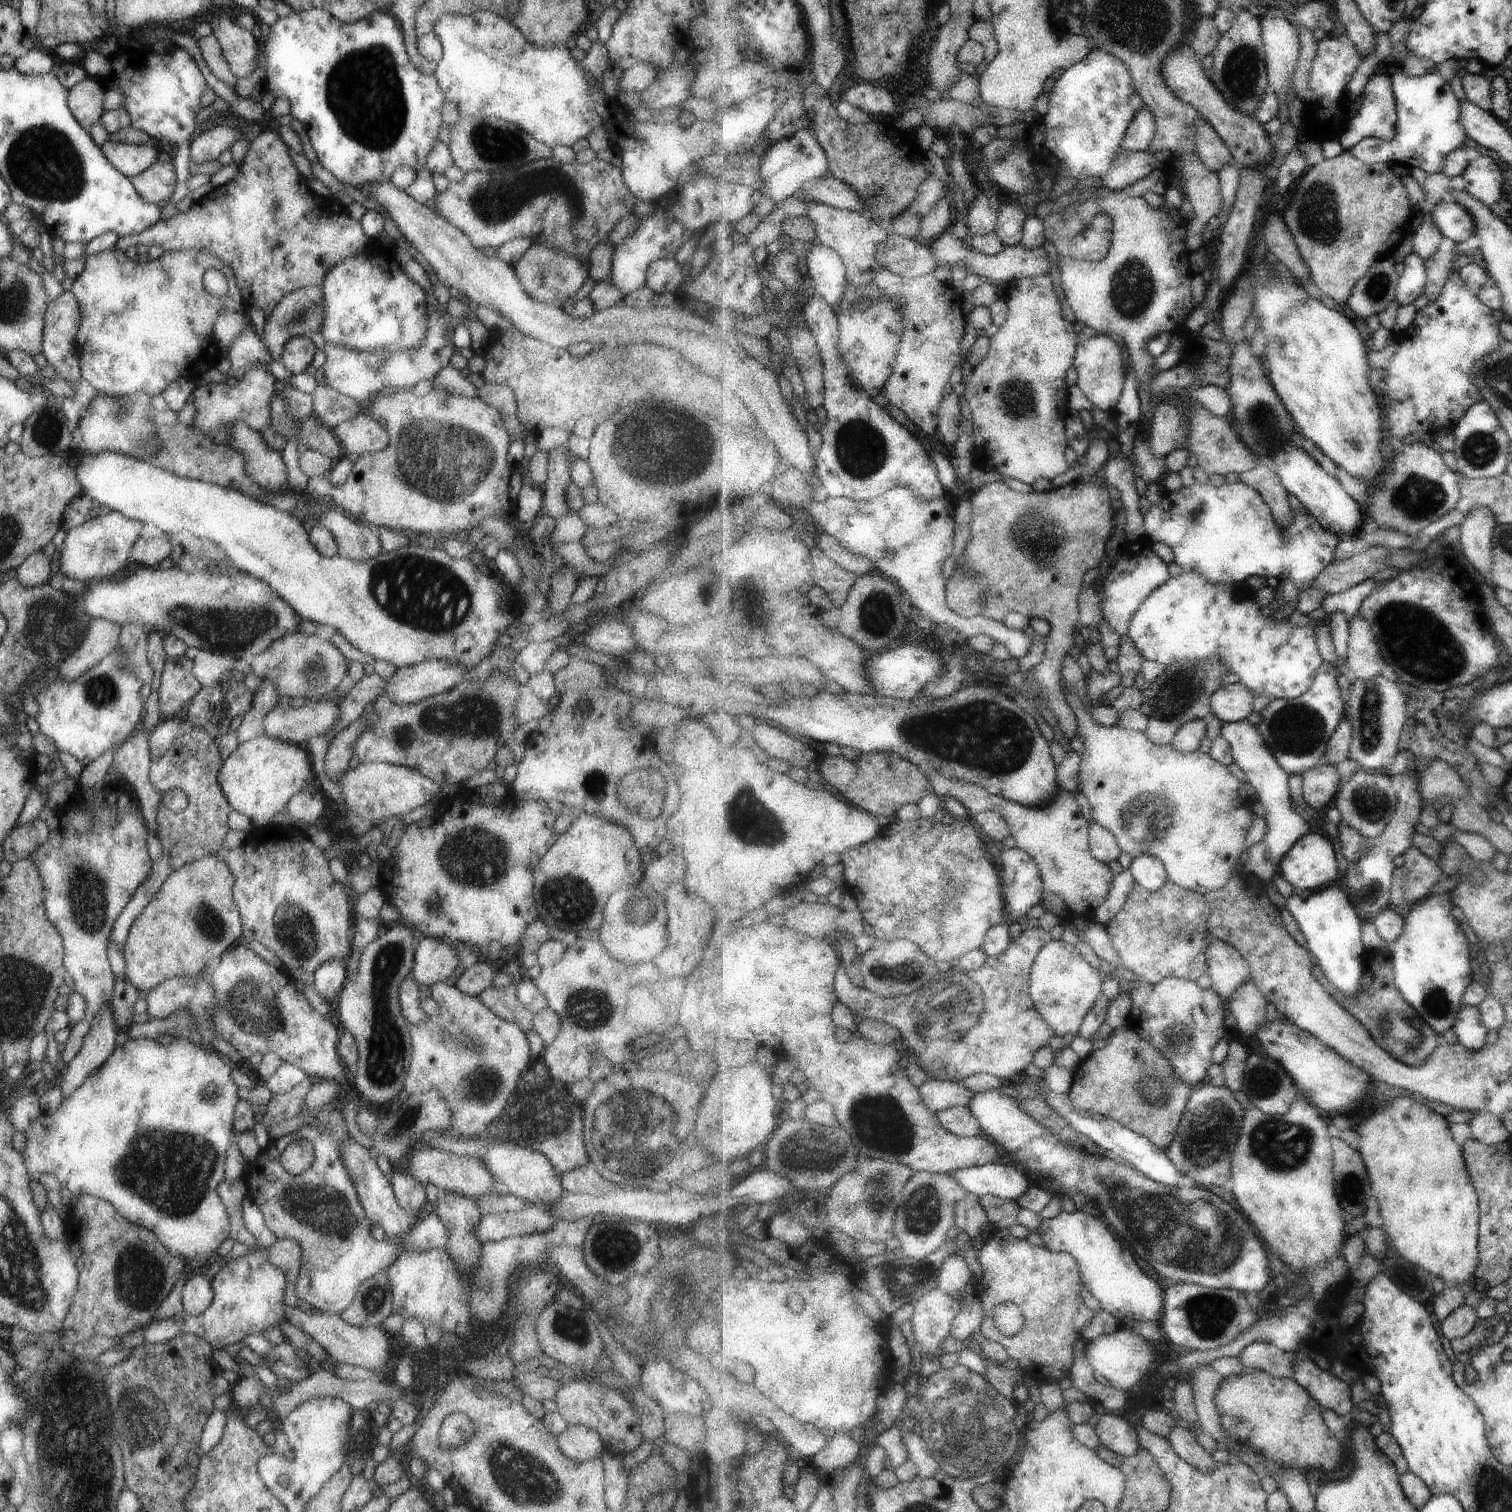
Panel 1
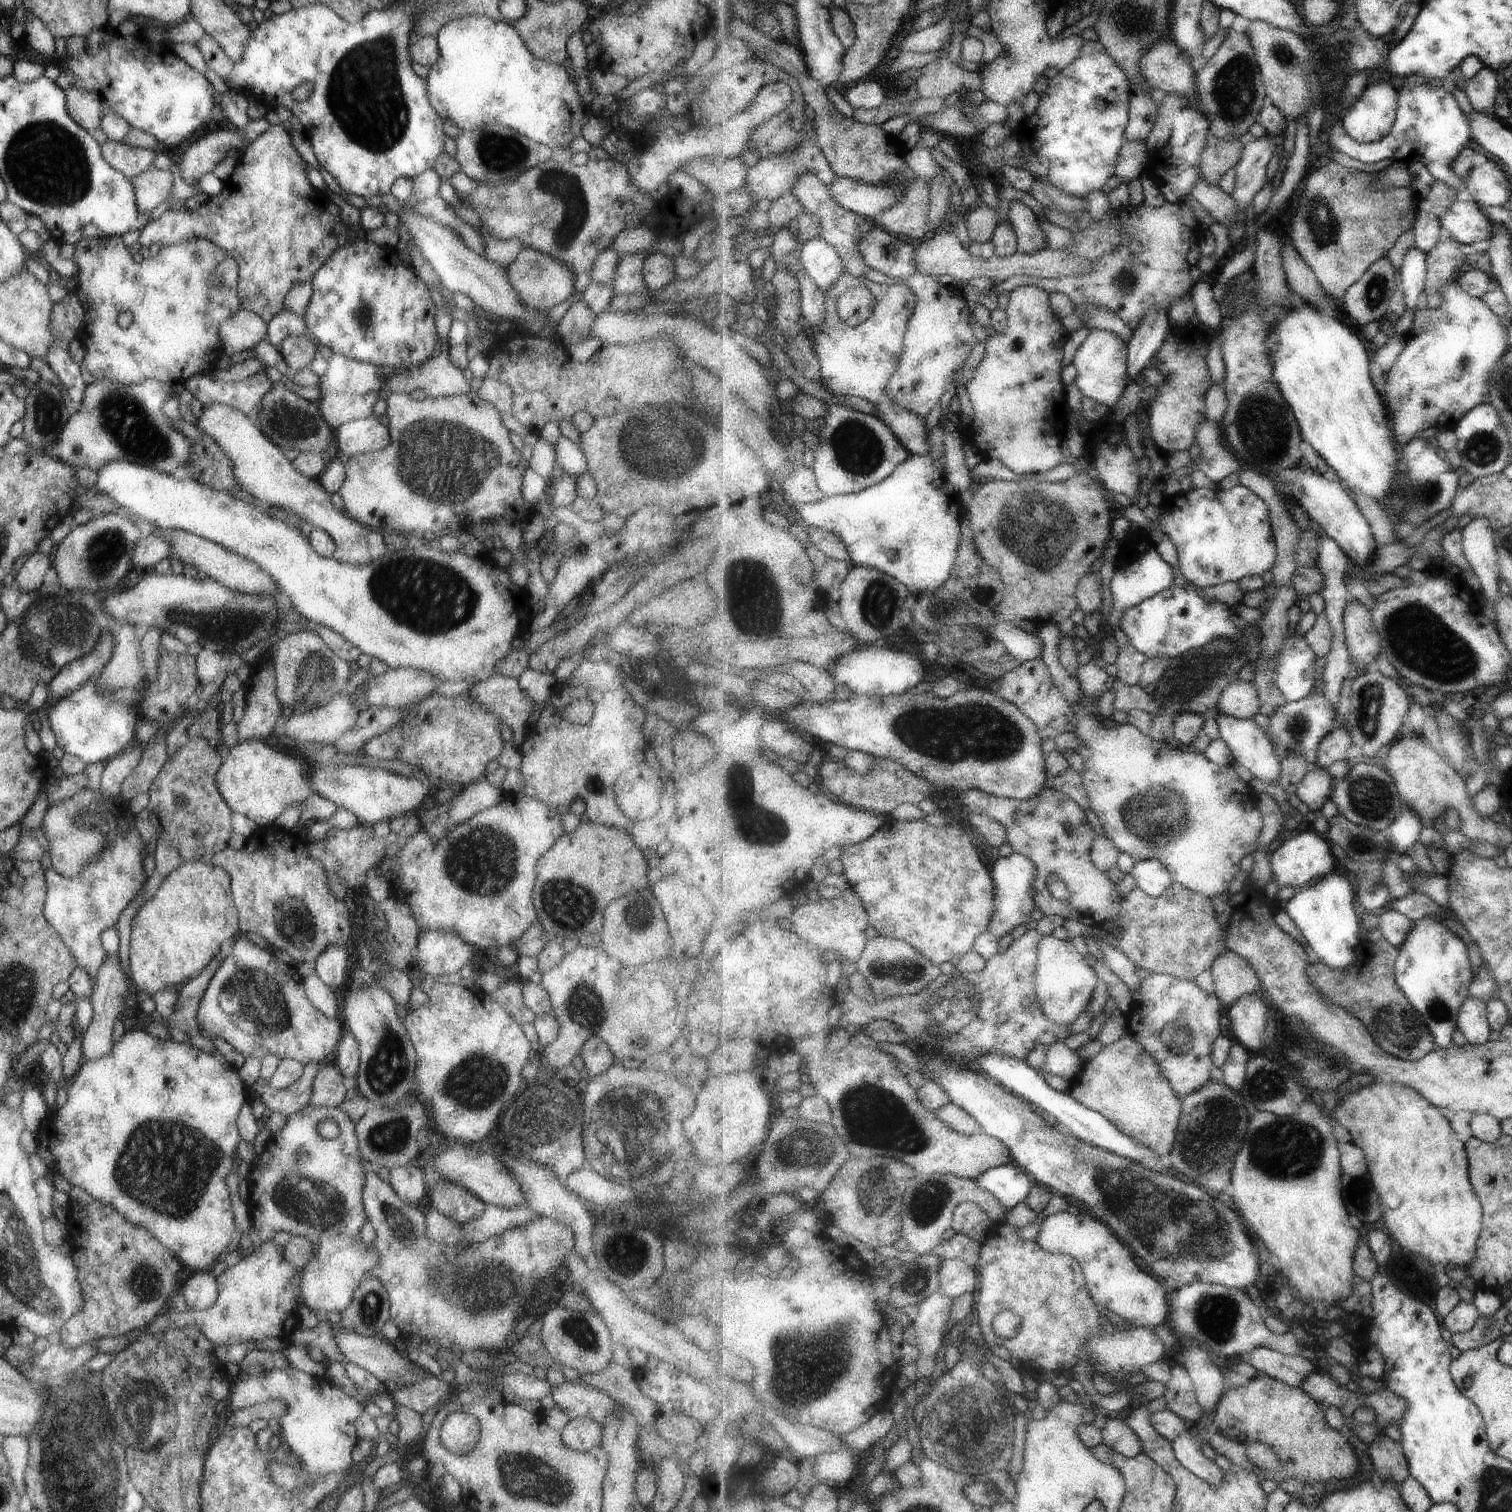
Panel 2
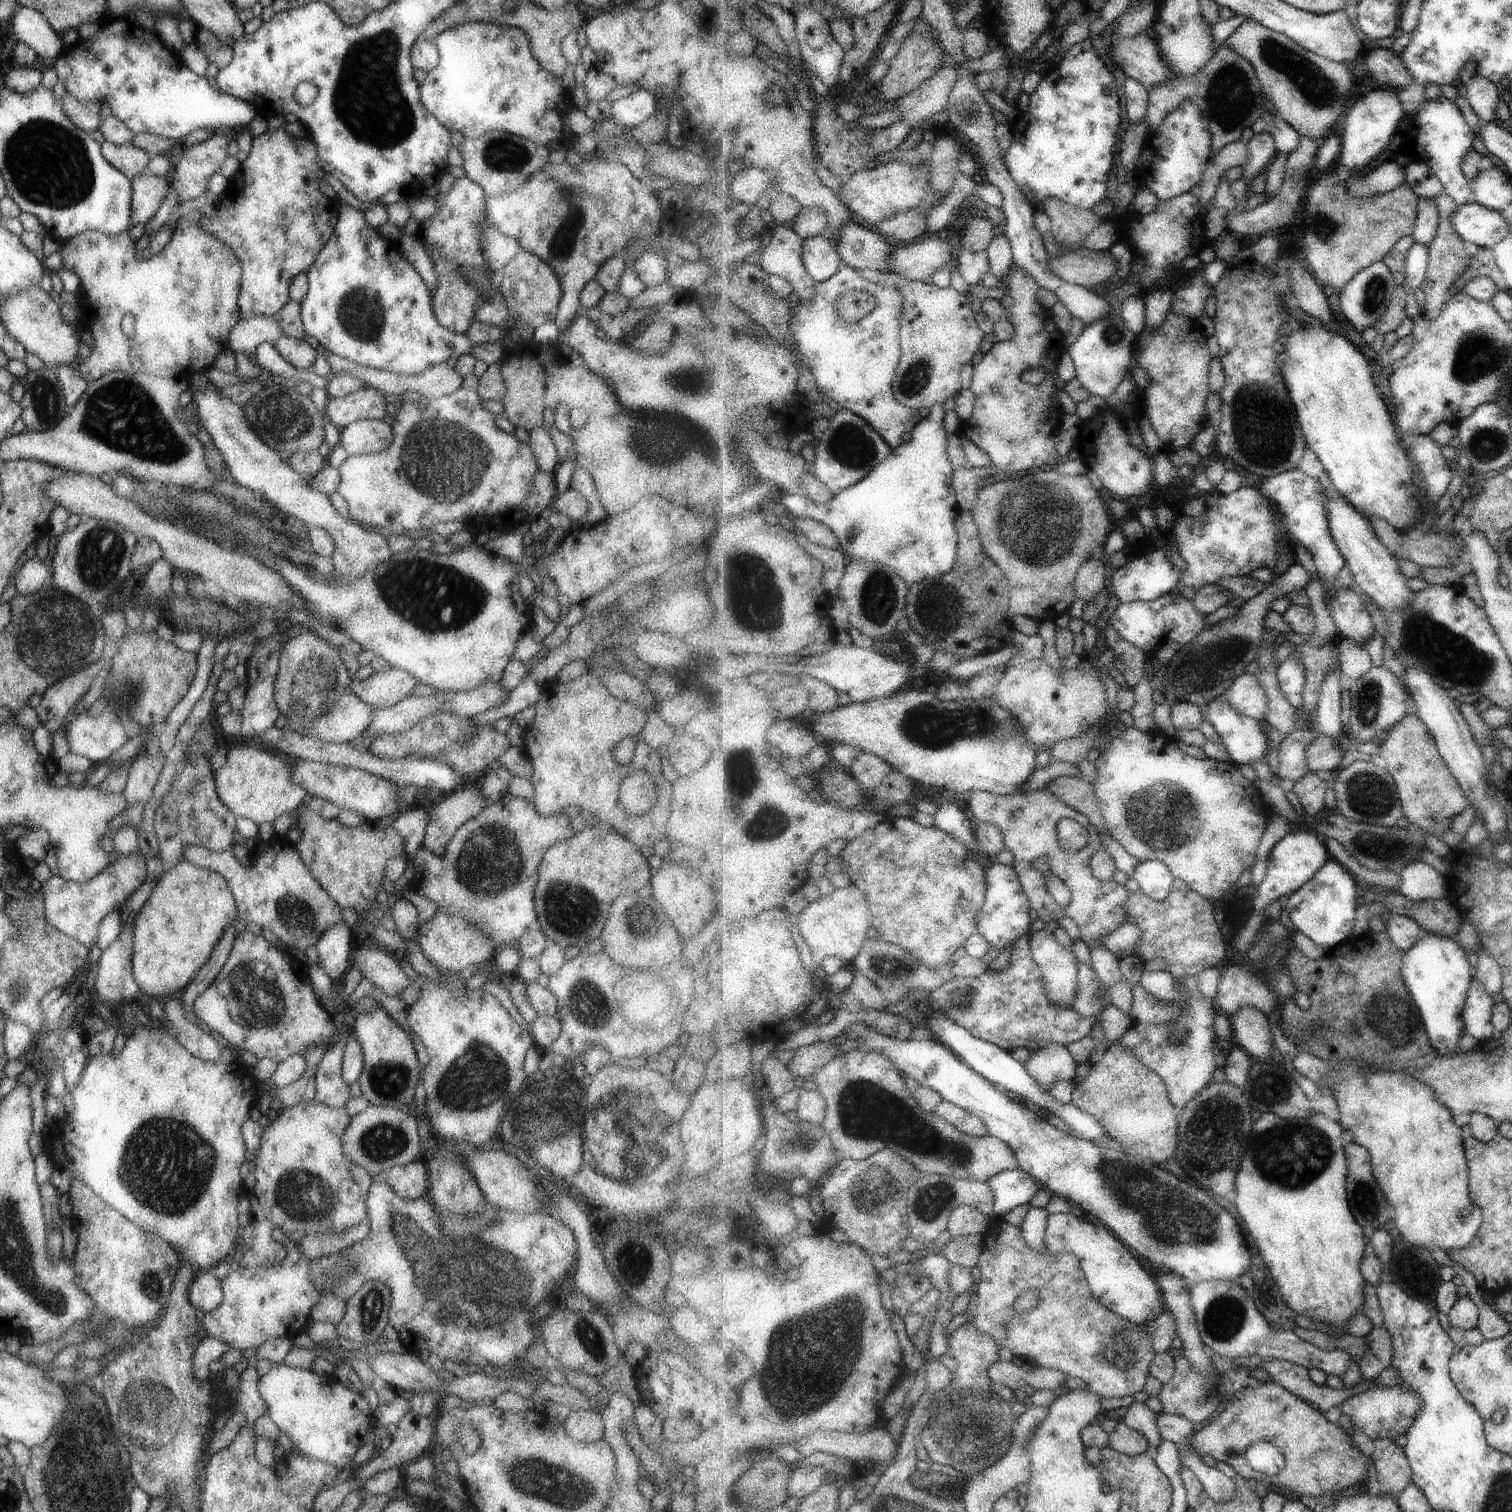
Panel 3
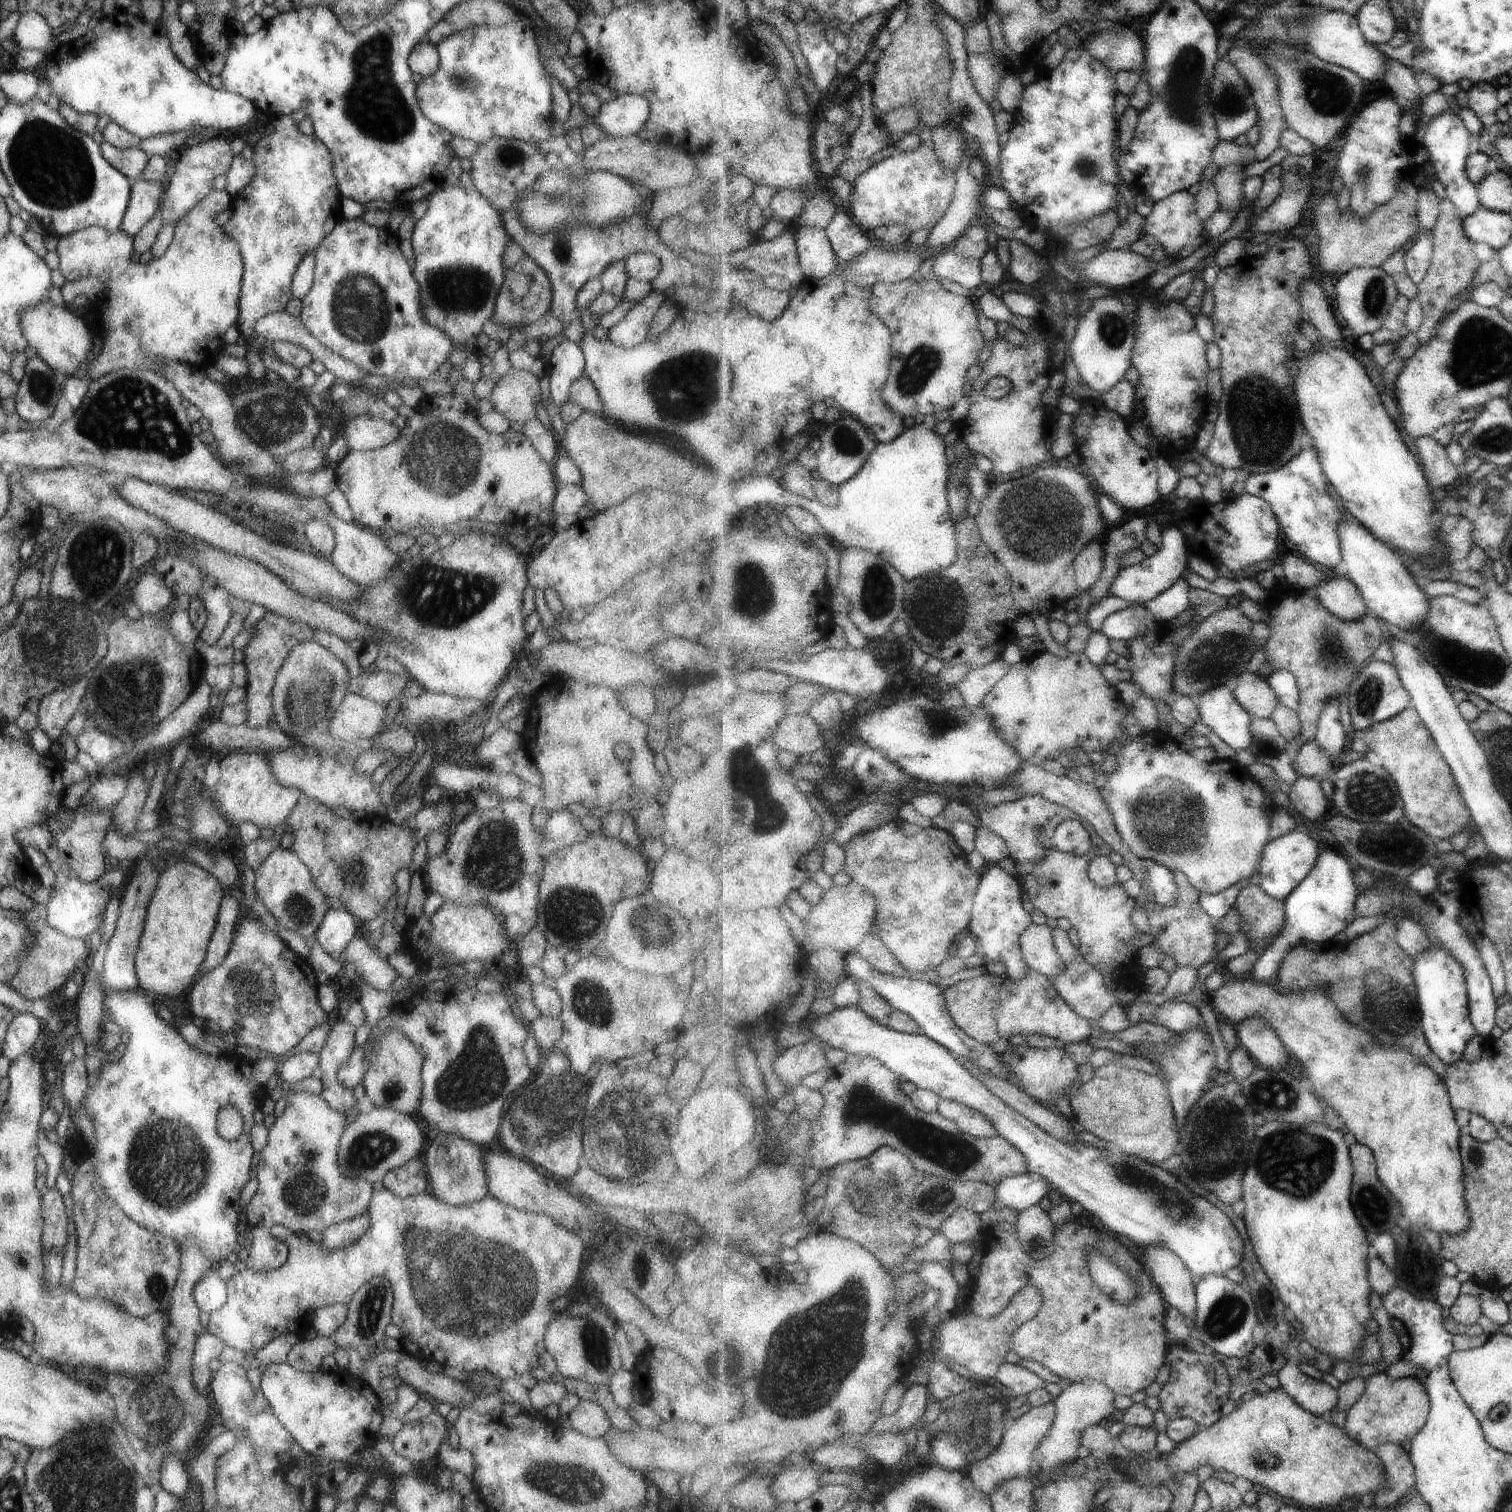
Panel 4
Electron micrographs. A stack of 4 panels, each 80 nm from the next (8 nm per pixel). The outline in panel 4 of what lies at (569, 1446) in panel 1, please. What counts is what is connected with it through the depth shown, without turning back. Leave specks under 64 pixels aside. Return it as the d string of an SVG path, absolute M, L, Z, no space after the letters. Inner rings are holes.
M579 1400L567 1418L570 1429L586 1437L603 1437L610 1430L605 1411L595 1402Z

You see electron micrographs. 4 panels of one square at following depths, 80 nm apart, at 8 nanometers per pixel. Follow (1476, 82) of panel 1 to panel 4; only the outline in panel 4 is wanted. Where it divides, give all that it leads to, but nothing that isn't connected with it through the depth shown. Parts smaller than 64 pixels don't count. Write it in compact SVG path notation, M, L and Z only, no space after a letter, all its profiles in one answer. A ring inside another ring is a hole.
M1483 81L1474 83L1468 90L1468 108L1482 122L1484 128L1493 126L1499 122L1497 120L1497 110L1499 110L1499 98L1497 98L1497 84L1484 83Z

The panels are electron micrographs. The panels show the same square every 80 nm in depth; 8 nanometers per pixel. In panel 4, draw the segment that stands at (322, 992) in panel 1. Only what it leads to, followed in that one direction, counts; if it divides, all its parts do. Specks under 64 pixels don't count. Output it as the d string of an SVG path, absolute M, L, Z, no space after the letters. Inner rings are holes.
M327 909L314 930L313 938L332 959L343 962L340 952L351 937L358 934L358 921L353 915L345 909Z

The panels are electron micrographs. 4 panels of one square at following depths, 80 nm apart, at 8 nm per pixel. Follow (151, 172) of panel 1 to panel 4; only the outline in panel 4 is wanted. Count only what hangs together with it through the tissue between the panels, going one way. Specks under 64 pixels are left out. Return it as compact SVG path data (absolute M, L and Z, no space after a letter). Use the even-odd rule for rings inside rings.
M141 178L131 183L129 200L121 217L119 230L133 237L158 212L164 188L160 181L146 181Z

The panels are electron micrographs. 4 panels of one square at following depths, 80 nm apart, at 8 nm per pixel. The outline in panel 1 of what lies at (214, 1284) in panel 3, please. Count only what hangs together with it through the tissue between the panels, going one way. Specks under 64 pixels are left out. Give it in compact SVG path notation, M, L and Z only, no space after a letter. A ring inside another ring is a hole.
M195 1274L183 1284L181 1290L182 1312L186 1315L202 1313L211 1302L212 1286L206 1275Z

